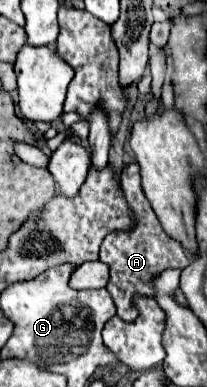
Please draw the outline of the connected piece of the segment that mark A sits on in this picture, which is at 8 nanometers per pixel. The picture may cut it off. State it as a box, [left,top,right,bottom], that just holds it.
[99,163,191,322]

